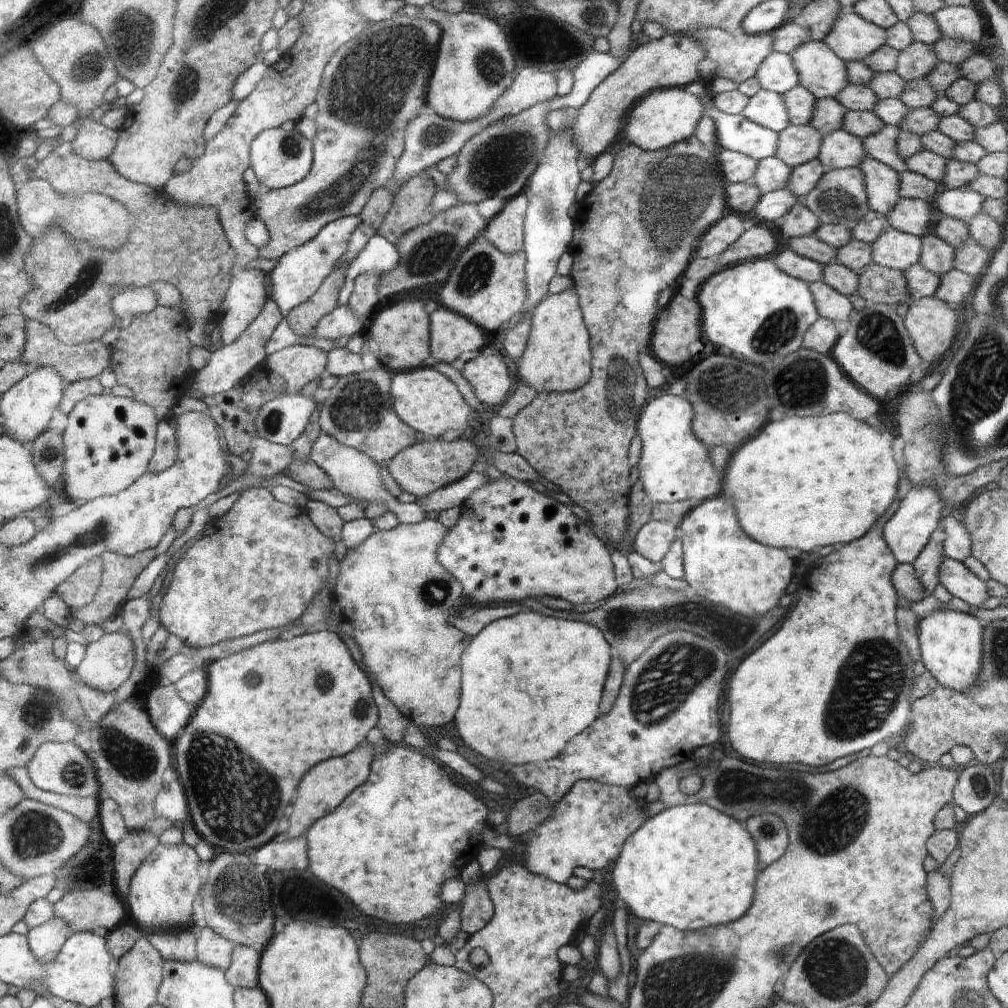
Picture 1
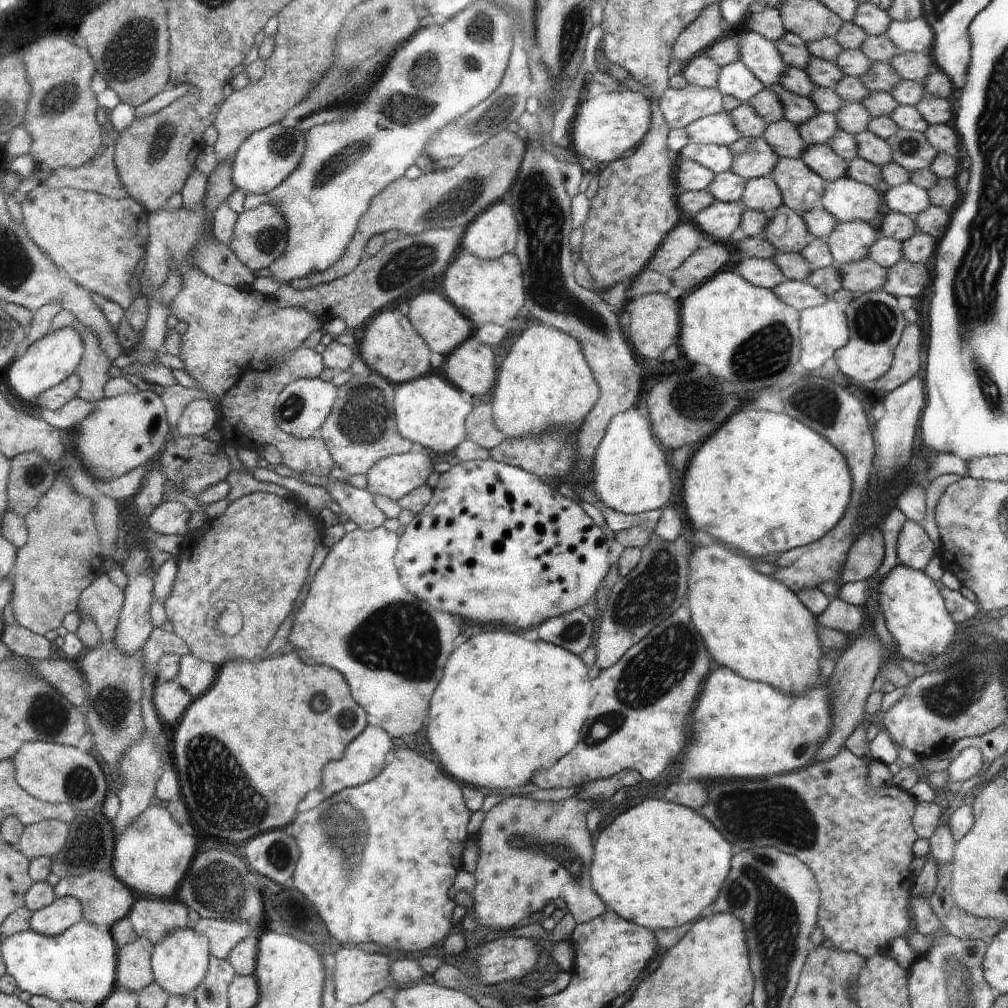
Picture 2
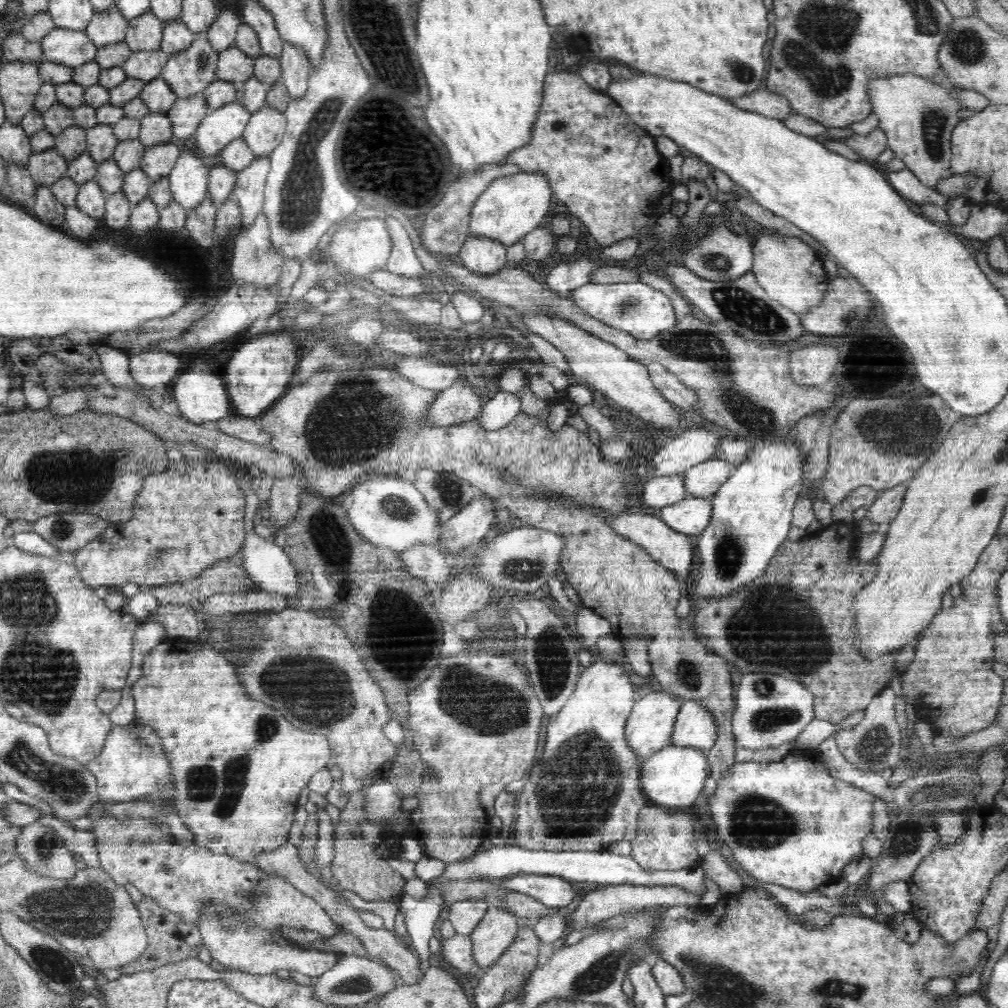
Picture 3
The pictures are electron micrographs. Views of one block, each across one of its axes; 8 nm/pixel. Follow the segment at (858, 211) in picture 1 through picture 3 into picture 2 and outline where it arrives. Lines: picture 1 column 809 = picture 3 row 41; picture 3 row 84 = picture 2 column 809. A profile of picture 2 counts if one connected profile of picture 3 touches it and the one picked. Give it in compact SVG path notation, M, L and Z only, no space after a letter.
M781 158L772 172L782 192L783 206L804 214L820 202L826 182L799 158Z

